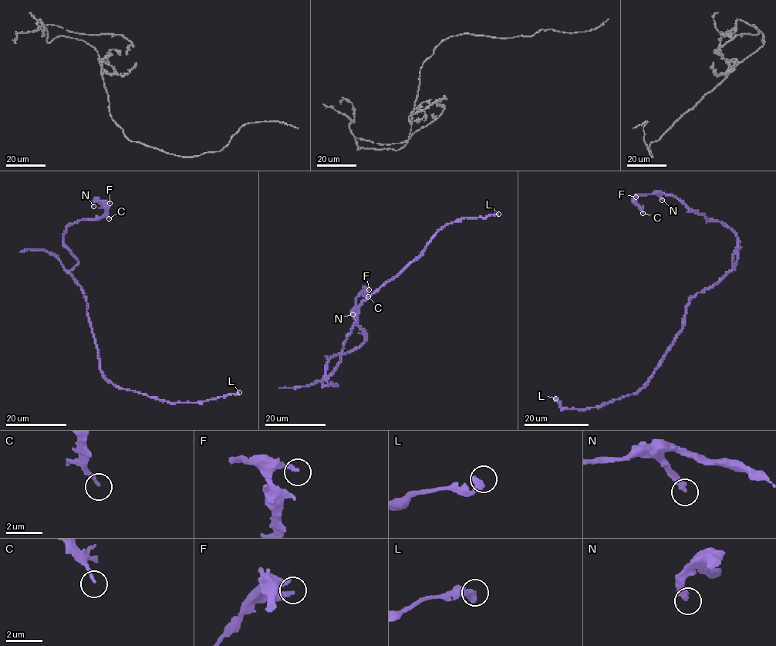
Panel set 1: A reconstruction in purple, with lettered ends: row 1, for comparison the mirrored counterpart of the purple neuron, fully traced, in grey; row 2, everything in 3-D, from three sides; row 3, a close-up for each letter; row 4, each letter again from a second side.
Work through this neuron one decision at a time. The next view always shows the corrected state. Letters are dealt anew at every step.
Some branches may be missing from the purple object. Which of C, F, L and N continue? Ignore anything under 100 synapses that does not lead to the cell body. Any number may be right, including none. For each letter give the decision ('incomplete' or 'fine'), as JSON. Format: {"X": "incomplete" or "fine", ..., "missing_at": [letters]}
{"C": "fine", "F": "fine", "L": "fine", "N": "fine", "missing_at": []}

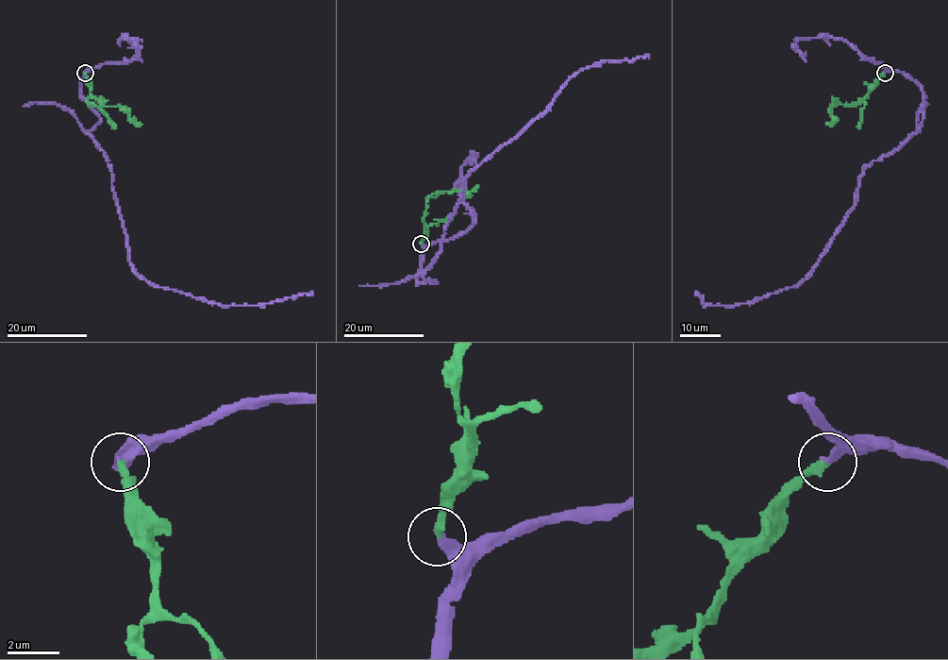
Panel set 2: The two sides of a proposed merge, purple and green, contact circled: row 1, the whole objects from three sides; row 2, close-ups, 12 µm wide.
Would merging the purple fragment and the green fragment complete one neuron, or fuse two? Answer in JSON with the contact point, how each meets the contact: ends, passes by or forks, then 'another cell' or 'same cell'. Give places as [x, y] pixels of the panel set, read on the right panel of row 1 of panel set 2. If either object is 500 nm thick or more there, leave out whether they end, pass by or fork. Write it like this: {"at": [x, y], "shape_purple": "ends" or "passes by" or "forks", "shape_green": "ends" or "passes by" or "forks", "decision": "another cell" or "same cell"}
{"at": [885, 73], "shape_purple": "ends", "shape_green": "ends", "decision": "same cell"}

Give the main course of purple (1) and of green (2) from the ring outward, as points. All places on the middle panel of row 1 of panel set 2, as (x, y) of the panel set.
1: (422, 244), (417, 282), (437, 282), (424, 272), (440, 250), (468, 176), (581, 70), (650, 56)
2: (422, 244), (426, 228), (426, 199), (437, 193), (471, 192), (477, 185)

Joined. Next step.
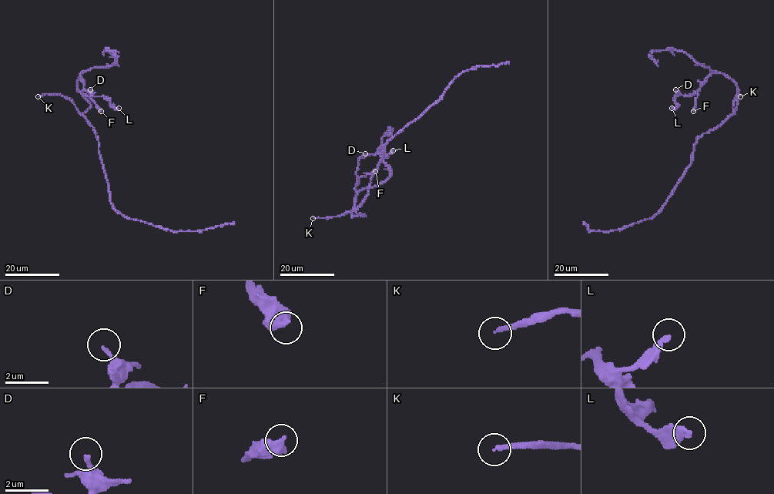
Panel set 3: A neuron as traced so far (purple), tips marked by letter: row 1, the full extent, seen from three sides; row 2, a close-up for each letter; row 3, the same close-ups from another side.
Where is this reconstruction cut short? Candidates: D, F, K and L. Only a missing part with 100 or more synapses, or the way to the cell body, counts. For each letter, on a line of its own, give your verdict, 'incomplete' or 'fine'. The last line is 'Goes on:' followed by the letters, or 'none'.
D: fine
F: fine
K: incomplete
L: fine
Goes on: K

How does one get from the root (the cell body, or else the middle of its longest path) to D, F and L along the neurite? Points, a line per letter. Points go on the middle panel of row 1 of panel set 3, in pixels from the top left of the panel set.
D: (373, 173), (369, 193), (356, 210), (365, 215), (352, 216), (358, 179), (357, 161), (365, 153)
F: (373, 173), (369, 193), (356, 210), (365, 215), (352, 216), (356, 196), (355, 186), (358, 179), (375, 171)
L: (373, 173), (369, 193), (356, 210), (365, 215), (352, 216), (358, 159), (365, 155), (389, 154), (393, 150)

